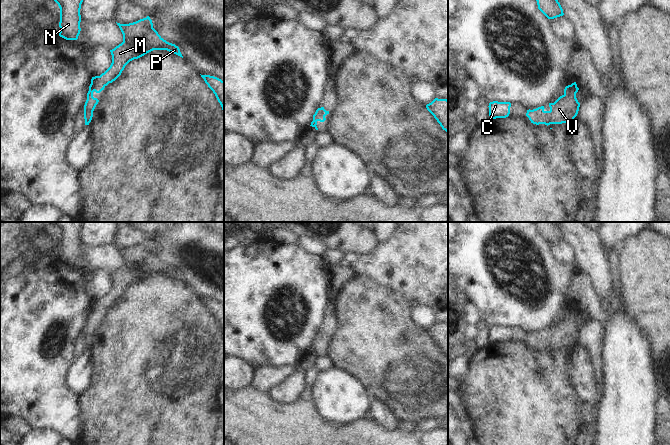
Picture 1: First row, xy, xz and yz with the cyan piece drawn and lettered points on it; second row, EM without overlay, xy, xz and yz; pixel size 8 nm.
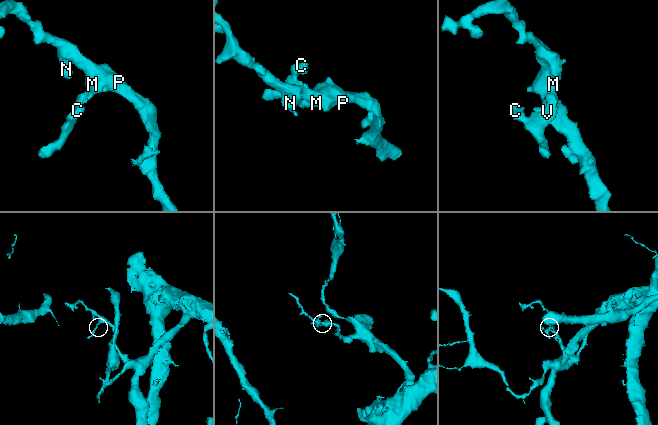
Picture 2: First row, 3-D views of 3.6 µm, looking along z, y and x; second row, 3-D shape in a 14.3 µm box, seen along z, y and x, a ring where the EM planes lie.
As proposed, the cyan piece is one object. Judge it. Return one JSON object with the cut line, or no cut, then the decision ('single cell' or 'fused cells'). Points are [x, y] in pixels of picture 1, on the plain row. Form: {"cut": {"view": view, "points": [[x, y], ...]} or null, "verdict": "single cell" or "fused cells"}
{"cut": null, "verdict": "single cell"}

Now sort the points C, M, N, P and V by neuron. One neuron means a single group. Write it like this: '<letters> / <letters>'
C M N P V

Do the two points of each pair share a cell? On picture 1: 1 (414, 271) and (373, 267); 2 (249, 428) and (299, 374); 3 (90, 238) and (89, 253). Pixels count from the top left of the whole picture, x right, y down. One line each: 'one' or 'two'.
1: one
2: two
3: two

